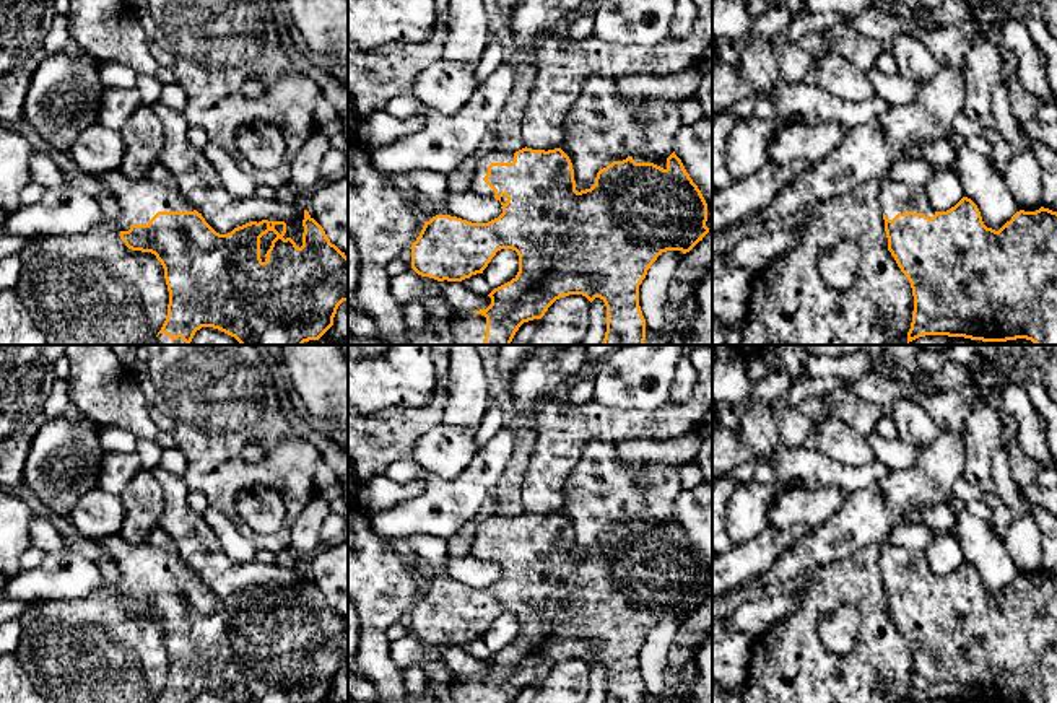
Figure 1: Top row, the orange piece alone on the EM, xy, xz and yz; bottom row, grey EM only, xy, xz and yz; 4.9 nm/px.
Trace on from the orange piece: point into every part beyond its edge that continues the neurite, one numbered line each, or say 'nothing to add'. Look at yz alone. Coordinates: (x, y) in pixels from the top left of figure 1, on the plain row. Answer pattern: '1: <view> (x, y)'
1: yz (895, 562)

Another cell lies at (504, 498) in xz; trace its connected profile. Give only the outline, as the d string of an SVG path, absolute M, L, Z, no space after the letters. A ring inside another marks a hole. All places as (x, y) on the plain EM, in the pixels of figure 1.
M533 423L515 426L512 454L501 478L486 493L478 513L447 539L449 557L468 555L478 529L488 517L515 517L525 513L522 488L537 438L538 433Z

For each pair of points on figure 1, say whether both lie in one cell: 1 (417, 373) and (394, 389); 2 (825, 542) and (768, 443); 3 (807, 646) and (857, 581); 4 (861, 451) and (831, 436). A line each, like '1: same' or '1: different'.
1: same
2: different
3: same
4: same

